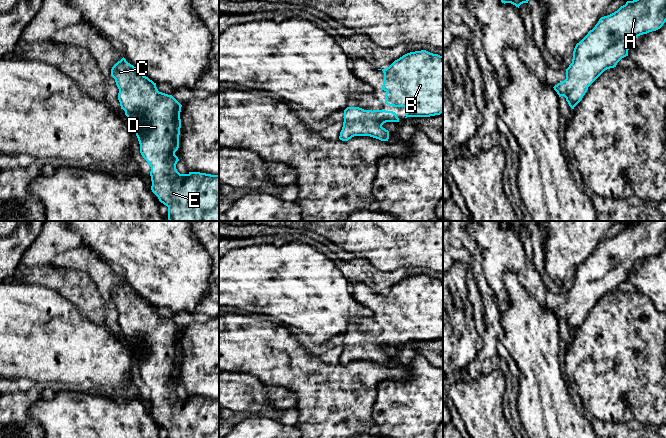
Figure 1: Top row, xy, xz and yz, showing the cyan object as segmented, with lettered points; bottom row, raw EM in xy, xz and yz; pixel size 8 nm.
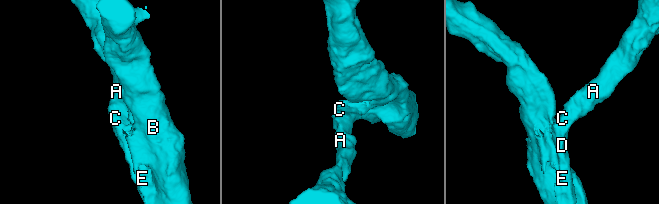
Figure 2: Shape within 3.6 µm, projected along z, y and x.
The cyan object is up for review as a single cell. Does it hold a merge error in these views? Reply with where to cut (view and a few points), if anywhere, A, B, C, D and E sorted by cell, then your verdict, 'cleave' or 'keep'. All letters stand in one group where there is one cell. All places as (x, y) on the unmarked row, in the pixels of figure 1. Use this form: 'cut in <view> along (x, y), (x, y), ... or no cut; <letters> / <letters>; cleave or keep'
no cut; A B C D E; keep

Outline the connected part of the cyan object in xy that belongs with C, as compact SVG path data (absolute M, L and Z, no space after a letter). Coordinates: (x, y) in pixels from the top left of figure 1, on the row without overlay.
M124 281L112 291L111 300L115 303L119 313L118 324L121 333L125 335L128 345L136 355L140 368L140 377L151 391L151 414L159 425L168 431L168 438L219 438L219 399L200 396L180 398L176 393L179 383L175 376L179 372L182 329L172 319L159 316L156 307L128 287Z

